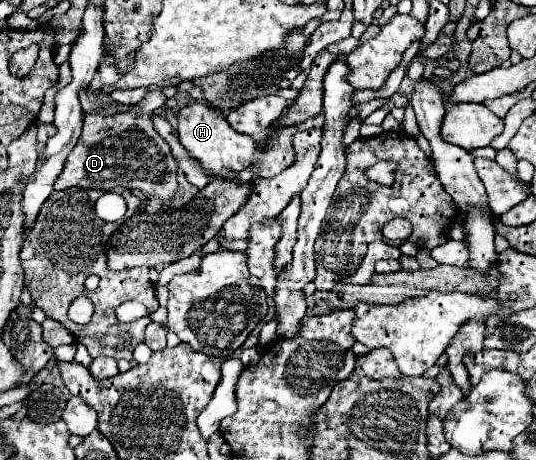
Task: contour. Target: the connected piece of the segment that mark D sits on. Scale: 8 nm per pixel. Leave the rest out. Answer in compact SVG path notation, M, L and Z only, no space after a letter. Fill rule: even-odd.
M143 103L135 105L127 113L119 113L119 115L111 115L111 117L101 115L99 123L97 123L97 115L95 115L95 123L93 123L93 115L85 115L83 133L81 133L77 145L73 147L73 151L69 153L63 173L55 181L55 191L63 191L69 187L99 189L99 191L109 191L113 187L125 187L125 189L141 189L149 199L171 201L177 191L177 175L175 175L177 165L175 165L169 145L163 141L163 137L159 137L159 133L155 129L149 129L151 125L153 125L151 115L147 115L147 105L143 105ZM125 115L127 115L129 125L141 127L141 129L125 129Z

